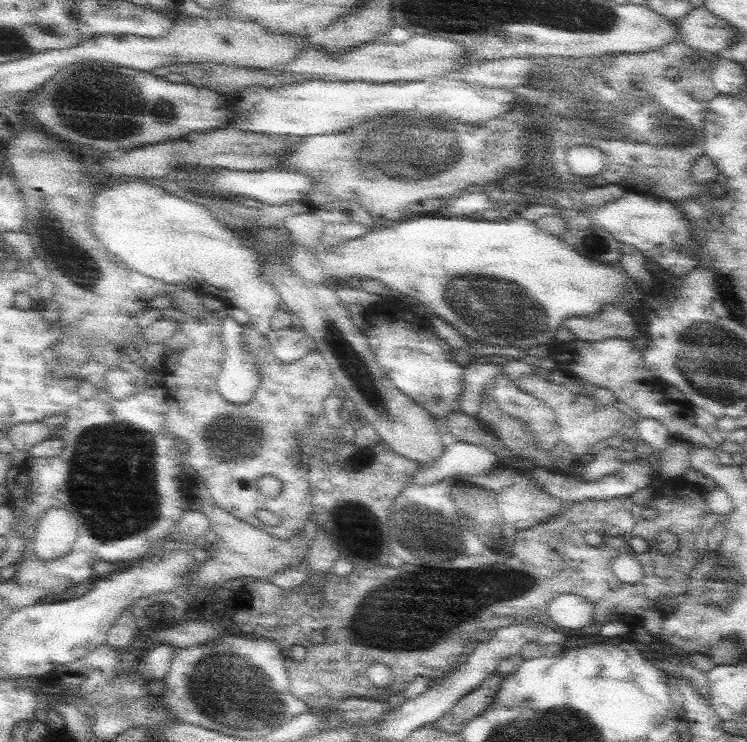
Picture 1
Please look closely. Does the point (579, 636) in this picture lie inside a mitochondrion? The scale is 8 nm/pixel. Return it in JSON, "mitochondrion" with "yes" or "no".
{"mitochondrion":"no"}

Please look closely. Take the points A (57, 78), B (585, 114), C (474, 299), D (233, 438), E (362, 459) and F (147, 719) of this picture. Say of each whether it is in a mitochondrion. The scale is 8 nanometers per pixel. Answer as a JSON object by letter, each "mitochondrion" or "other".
{"A":"other","B":"mitochondrion","C":"mitochondrion","D":"mitochondrion","E":"other","F":"other"}

